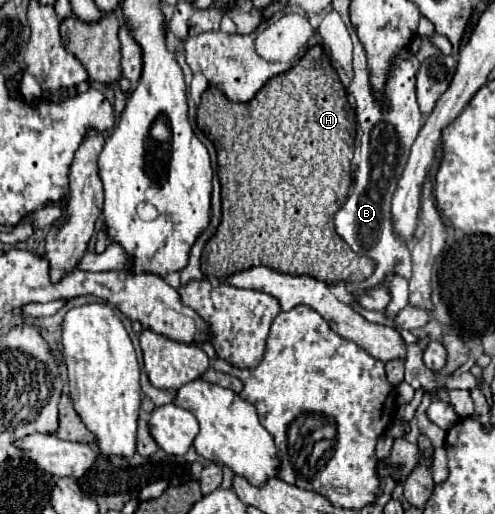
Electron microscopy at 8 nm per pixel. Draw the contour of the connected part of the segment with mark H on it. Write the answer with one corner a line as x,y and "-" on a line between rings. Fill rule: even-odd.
321,46
309,48
291,70
271,78
251,102
231,102
217,86
209,86
197,110
197,126
217,146
217,176
221,182
221,224
201,252
205,276
223,280
259,264
283,274
305,274
325,284
337,284
339,280
359,282
373,274
375,260
353,252
333,228
333,216
345,204
353,182
351,160
357,122
347,102
347,92
325,52
321,70

